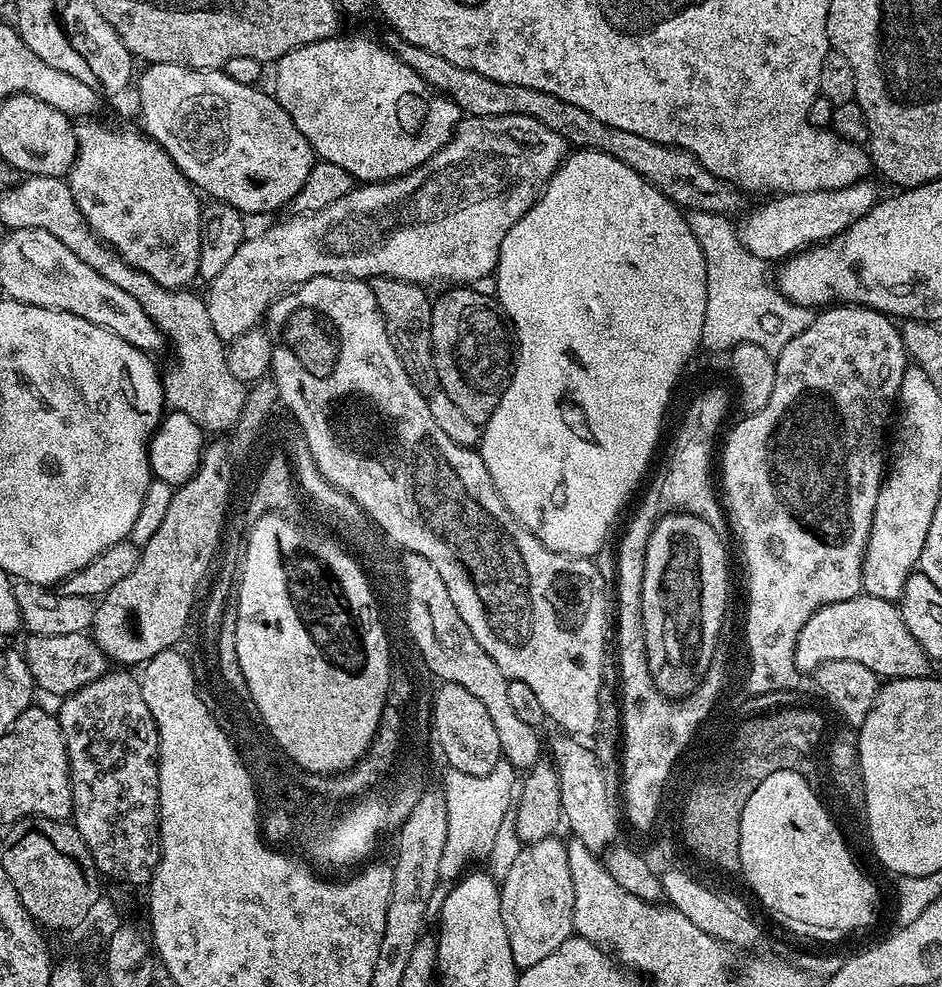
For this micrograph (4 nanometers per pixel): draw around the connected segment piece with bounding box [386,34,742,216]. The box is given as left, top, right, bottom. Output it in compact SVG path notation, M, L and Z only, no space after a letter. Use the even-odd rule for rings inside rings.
M392 34L389 37L386 40L387 47L391 48L400 63L410 66L411 72L418 74L433 90L449 96L460 107L461 113L470 116L526 114L530 118L538 118L569 145L580 150L610 154L610 158L626 162L630 170L646 178L646 182L673 200L681 210L713 212L719 216L741 211L741 189L710 174L710 170L706 170L706 166L702 166L702 162L698 162L698 158L686 150L674 148L670 144L650 142L650 138L642 138L642 134L630 134L630 130L618 130L618 126L606 126L606 122L598 122L594 114L586 114L586 110L570 102L562 102L562 98L554 98L554 94L530 90L530 86L510 86L506 82L494 82L494 78L482 78L482 74L462 70L462 66L454 66L454 62L446 62L446 58L438 58L438 54L430 54L430 50L422 50L422 46L414 46L400 36Z

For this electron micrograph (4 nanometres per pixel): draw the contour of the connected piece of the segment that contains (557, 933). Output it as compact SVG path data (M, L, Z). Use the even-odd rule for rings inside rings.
M520 860L520 868L516 868L516 880L512 876L500 884L500 909L502 922L506 922L506 938L510 938L510 954L517 969L523 970L542 962L553 950L558 950L562 942L573 935L572 906L574 904L574 888L570 876L564 876L564 868L552 860L548 868L528 868L528 860ZM536 876L556 876L556 880L548 880L548 884L536 884Z

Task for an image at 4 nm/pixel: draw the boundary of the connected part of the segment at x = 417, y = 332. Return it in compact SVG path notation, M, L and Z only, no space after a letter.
M374 276L370 281L372 293L378 302L378 310L382 314L382 322L386 326L386 334L390 338L390 346L398 354L406 374L410 374L410 382L418 386L418 390L431 394L439 389L438 374L434 370L434 354L432 353L432 301L425 289L419 284L411 284L398 278Z

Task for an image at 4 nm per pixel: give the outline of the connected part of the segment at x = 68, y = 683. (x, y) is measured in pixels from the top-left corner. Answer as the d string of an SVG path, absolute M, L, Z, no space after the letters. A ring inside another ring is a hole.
M88 632L53 636L29 635L27 639L28 641L22 644L22 651L32 675L33 685L40 687L41 684L50 695L56 696L55 698L63 698L82 690L82 686L94 682L106 671L106 657Z

